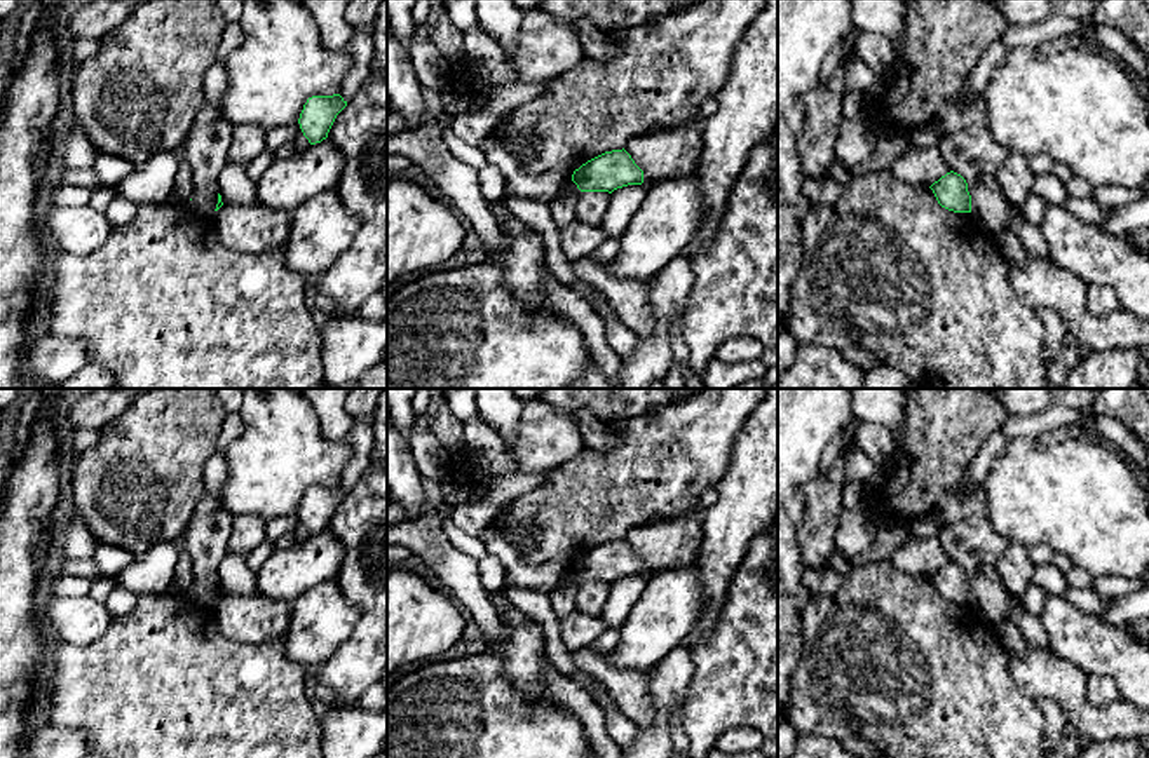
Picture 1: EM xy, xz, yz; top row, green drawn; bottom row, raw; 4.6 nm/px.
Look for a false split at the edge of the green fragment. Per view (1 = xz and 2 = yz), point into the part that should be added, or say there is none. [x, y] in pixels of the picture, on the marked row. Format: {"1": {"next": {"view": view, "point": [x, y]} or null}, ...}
{"1": {"next": null}, "2": {"next": null}}

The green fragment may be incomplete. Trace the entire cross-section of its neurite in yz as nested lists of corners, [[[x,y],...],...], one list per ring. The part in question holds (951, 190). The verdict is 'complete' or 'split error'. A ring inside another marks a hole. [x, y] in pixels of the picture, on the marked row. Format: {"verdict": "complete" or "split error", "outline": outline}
{"verdict": "complete", "outline": [[[950,171],[929,186],[938,204],[954,213],[971,213],[971,195],[966,179]]]}

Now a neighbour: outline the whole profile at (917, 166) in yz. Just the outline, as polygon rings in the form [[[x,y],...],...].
[[[908,146],[908,150],[891,164],[889,173],[910,185],[931,186],[950,173],[950,167],[936,146]]]

